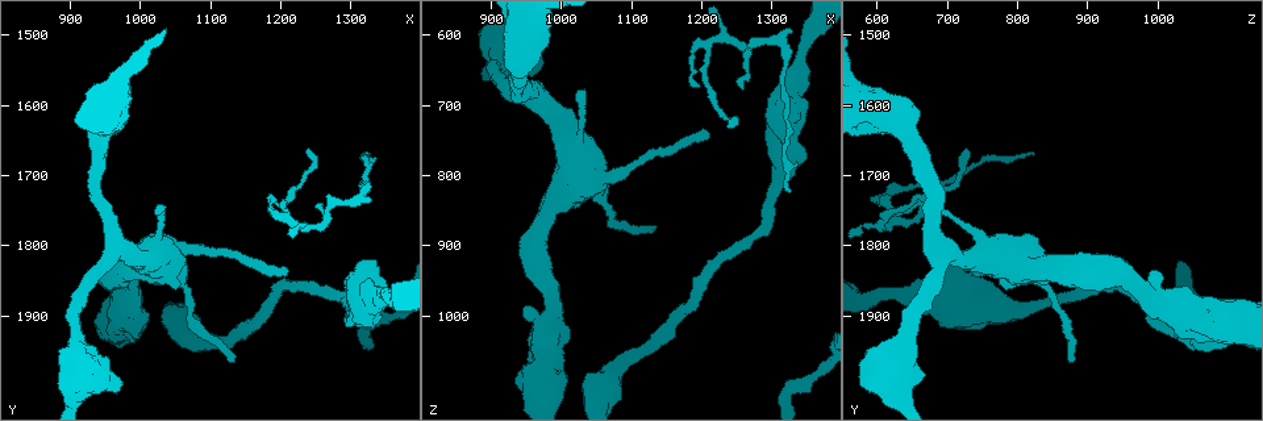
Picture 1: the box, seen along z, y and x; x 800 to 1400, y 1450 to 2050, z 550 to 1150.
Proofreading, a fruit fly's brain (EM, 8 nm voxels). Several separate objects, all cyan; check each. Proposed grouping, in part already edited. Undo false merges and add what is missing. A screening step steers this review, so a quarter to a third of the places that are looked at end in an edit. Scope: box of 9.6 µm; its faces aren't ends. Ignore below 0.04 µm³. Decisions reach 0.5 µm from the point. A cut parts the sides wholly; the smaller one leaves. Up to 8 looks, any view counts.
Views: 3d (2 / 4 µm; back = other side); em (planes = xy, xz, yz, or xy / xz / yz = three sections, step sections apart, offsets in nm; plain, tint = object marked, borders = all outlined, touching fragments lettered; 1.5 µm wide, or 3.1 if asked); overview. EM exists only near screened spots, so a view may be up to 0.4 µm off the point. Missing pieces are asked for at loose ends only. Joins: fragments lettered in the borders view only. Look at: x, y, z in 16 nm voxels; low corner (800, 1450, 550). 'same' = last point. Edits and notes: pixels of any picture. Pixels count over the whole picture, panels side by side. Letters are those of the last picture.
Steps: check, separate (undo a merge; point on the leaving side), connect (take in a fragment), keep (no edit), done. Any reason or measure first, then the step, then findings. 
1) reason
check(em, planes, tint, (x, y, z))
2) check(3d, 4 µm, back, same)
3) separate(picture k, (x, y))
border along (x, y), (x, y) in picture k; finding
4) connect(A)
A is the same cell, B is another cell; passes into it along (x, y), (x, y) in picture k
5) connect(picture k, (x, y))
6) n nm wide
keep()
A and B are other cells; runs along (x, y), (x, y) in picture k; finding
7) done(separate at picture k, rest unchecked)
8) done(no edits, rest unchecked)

an open end
check(3d, 2 µm, (1210, 1835, 735))

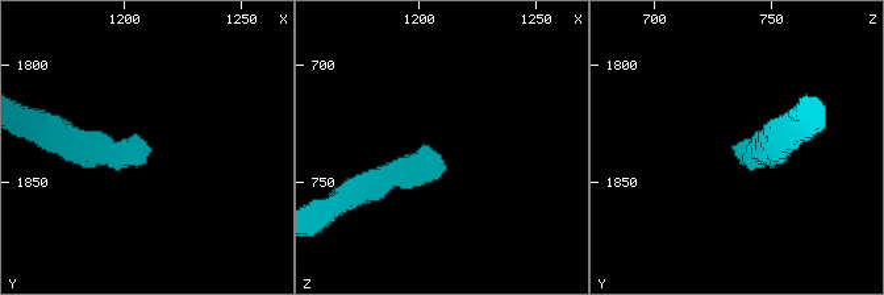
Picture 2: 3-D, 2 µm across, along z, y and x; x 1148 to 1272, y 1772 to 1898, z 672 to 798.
check(em, planes, borders, (1210, 1833, 737))

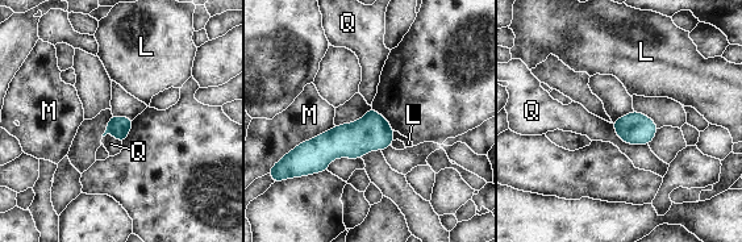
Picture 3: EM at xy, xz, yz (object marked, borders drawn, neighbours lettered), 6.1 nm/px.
keep()
L, M and Q are other cells; border along (392, 130), (394, 140) in picture 3; none of them fits

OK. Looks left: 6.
abrupt turn
check(3d, 2 µm, (1220, 1770, 605))

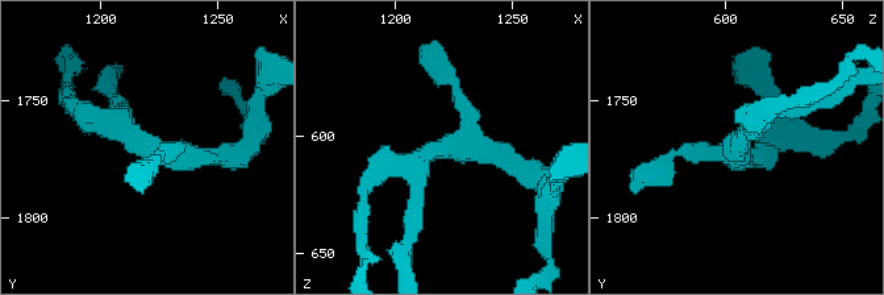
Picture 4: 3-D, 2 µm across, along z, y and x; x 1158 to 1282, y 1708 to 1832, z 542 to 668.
now the EM
check(em, xz, step 8, tint, (1218, 1766, 605))

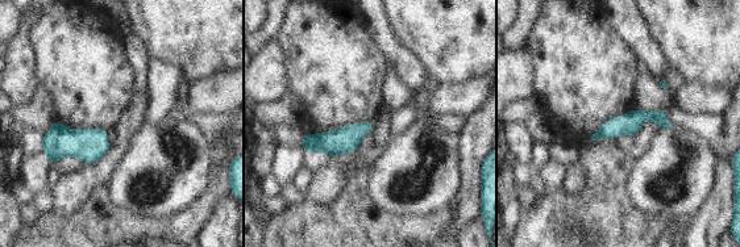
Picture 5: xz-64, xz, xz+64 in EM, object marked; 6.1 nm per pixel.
check(em, planes, borders, same)

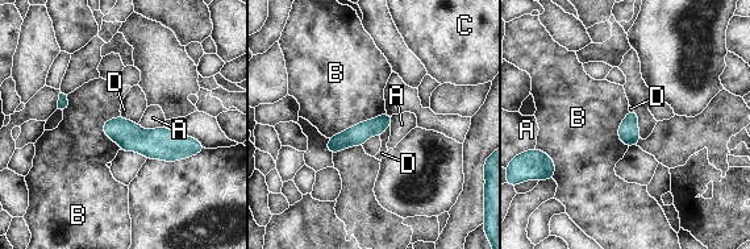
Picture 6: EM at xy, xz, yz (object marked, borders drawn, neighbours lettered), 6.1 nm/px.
keep()
A, B, C and D are other cells; runs along (107, 125), (150, 144), (198, 145) in picture 6; all the same neuron

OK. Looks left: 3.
check(3d, 4 µm, back, (1355, 1900, 1090))

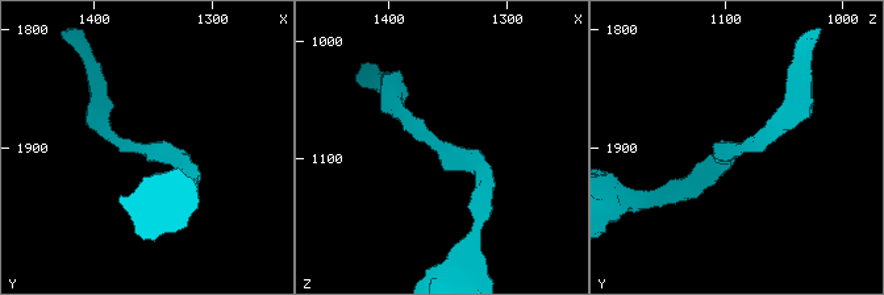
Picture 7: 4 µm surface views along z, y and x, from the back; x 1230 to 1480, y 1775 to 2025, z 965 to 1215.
arms of 240, 280 nm
check(em, planes, borders, (1358, 1900, 1090))

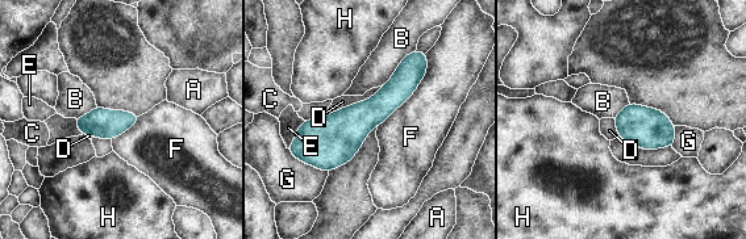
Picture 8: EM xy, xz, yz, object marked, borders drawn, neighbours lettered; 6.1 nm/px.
keep()
A, B, C, D, E, F, G and H are other cells; runs along (424, 62), (334, 139), (296, 146) in picture 8; one neuron here

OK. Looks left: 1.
done(no edits, rest unchecked)

